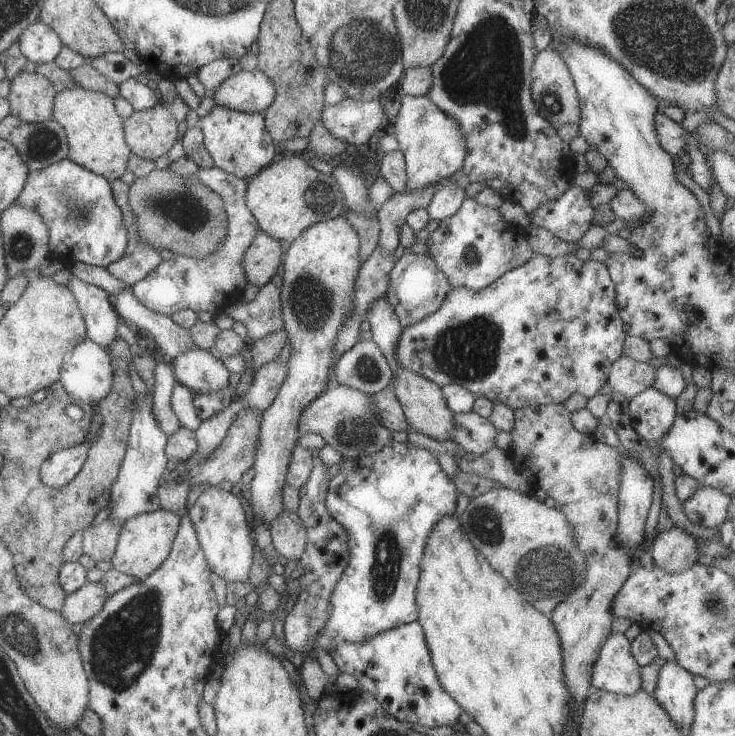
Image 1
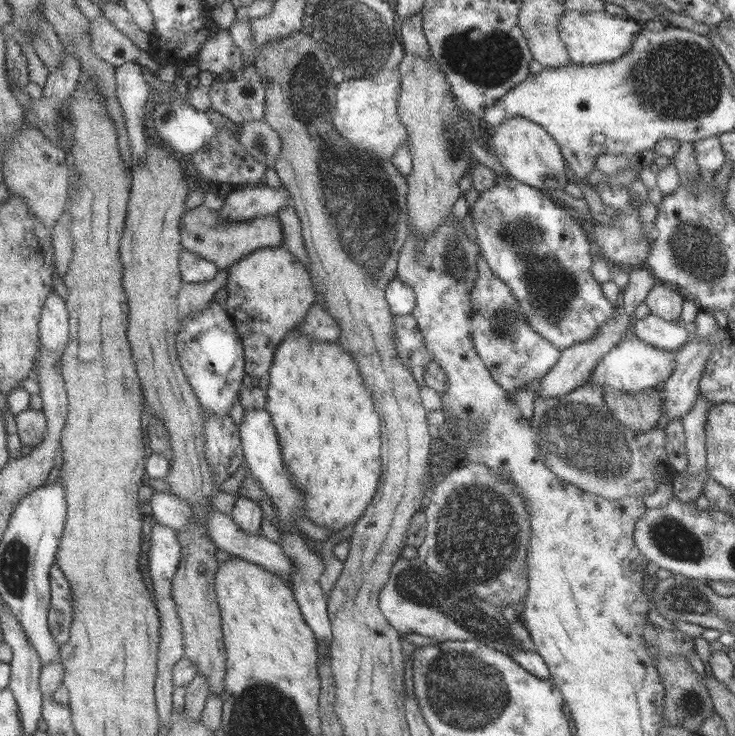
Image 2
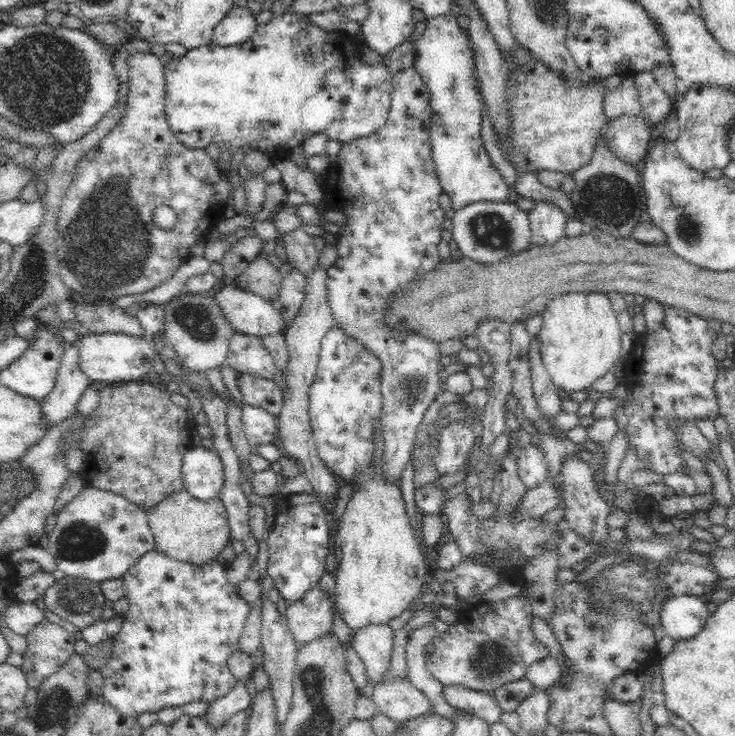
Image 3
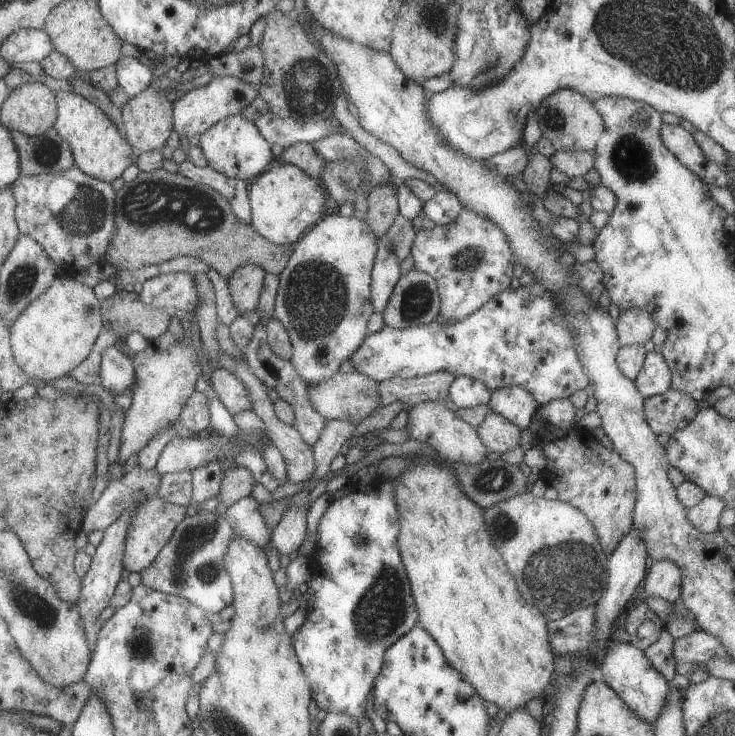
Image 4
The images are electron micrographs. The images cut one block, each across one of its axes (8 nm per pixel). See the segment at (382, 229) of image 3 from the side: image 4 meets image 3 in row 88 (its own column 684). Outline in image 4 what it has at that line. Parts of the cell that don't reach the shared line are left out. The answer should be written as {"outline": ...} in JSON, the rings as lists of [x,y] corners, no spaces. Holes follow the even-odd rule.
{"outline":[[[668,389],[661,395],[645,397],[645,415],[654,434],[674,434],[687,427],[698,414],[698,402],[688,393]]]}

